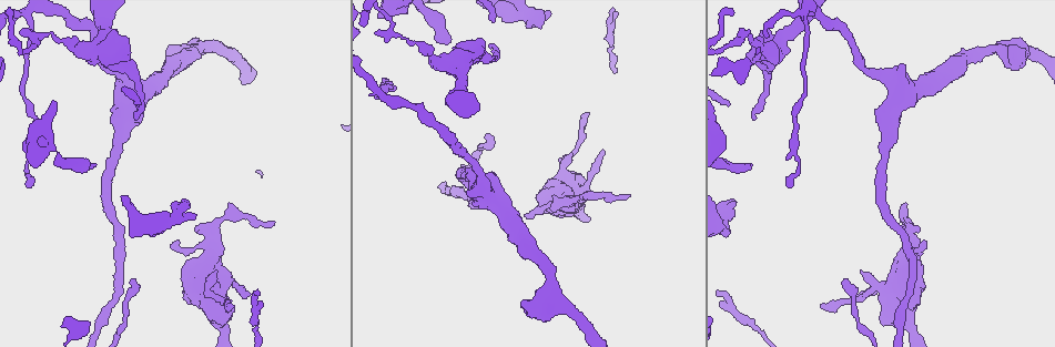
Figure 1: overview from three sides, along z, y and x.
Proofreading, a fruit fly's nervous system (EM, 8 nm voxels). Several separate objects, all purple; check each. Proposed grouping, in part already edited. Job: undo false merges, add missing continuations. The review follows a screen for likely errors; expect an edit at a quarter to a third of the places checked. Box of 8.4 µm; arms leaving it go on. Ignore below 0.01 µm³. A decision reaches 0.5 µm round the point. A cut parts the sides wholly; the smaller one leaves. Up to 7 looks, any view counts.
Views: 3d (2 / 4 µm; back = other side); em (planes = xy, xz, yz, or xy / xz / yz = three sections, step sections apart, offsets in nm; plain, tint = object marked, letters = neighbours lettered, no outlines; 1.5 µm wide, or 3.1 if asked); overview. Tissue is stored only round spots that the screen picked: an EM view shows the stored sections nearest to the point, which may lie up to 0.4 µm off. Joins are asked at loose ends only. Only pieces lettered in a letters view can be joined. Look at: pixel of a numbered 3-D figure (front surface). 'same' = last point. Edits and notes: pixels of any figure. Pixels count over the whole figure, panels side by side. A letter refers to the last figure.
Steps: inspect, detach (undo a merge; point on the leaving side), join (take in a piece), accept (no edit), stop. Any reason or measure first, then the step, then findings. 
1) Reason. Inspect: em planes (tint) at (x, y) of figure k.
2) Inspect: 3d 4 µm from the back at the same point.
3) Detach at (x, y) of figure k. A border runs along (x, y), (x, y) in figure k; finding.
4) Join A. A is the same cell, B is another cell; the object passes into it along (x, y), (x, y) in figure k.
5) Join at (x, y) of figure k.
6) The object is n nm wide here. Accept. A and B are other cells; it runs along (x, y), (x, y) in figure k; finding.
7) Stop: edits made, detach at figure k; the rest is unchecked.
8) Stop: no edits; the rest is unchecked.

Thin end. Inspect: em xy step 4 (tint) at (93, 166) of figure 1.

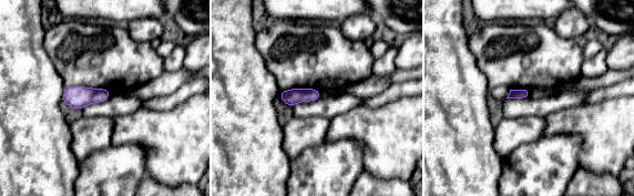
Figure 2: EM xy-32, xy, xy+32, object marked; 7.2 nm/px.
Cut it another way. Inspect: em yz step 4 (letters) at the same point.

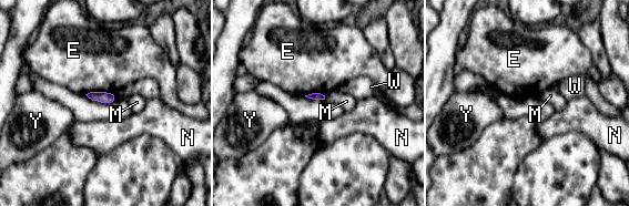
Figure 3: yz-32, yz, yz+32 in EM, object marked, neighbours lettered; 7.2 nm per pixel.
Accept. E, M, N, W and Y are other cells; a border runs along (115, 93), (118, 100) in figure 3; no lettered piece goes on from it.

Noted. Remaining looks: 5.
Free end. Inspect: 3d 4 µm at (551, 211) of figure 1.

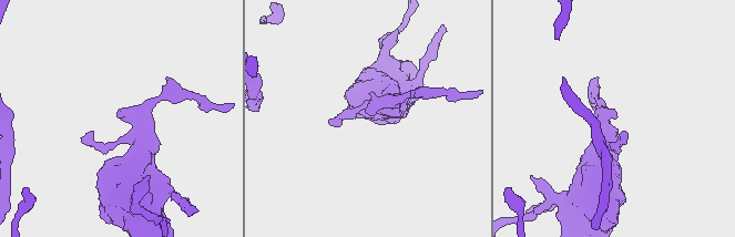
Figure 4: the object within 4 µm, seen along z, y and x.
Inspect: em yz step 8 (tint) at (119, 115) of figure 4.

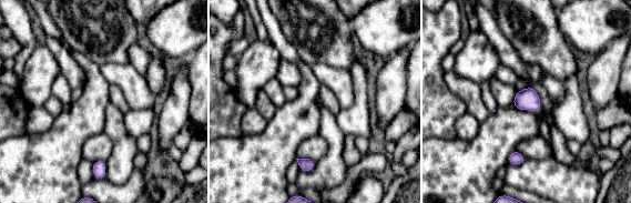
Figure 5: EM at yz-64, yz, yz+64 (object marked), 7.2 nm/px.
Inspect: em yz step 8 (letters) at the same point.

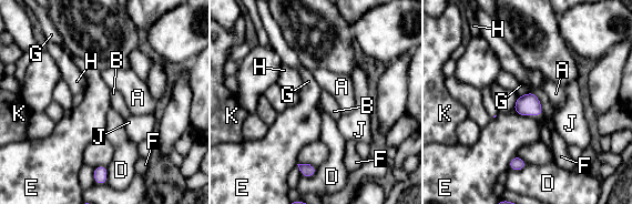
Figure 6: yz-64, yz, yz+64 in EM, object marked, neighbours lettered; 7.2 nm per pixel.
The longest contact is with B, 190 nm. Accept. A, B, D, E, F, G, H, J and K are other cells; a border runs along (512, 110), (521, 115), (536, 116) in figure 6; no lettered piece goes on from it.

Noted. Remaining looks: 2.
Stop: no edits; the rest is unchecked.

